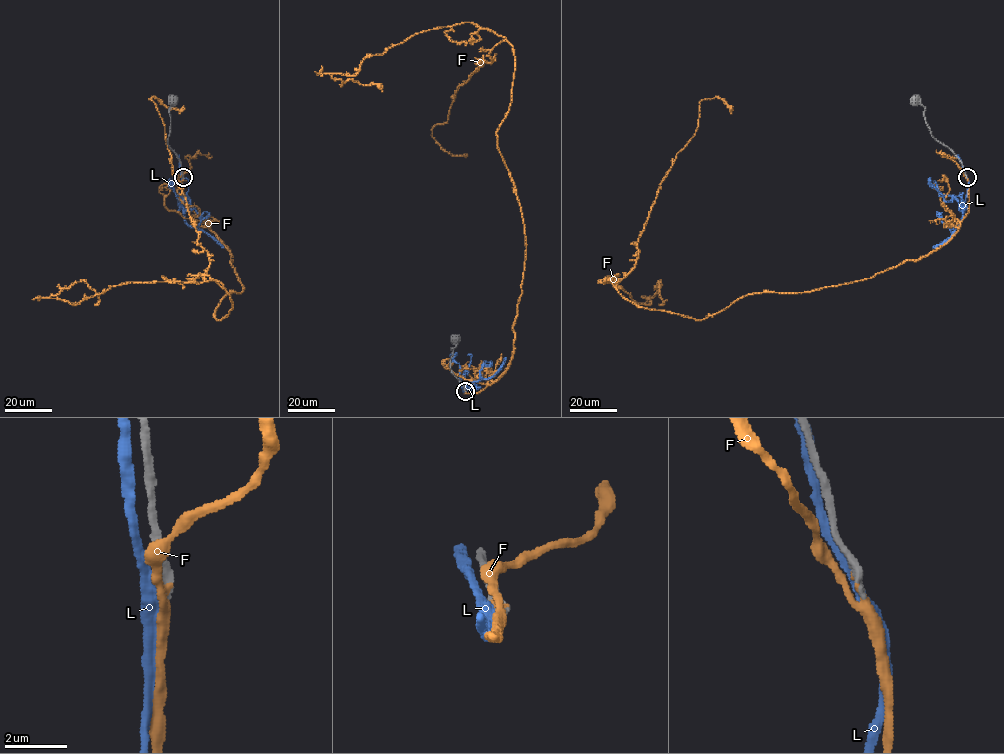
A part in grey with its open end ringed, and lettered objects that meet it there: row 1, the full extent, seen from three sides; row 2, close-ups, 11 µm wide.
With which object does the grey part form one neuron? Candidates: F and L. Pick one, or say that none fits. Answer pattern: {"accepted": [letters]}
{"accepted": ["F"]}

